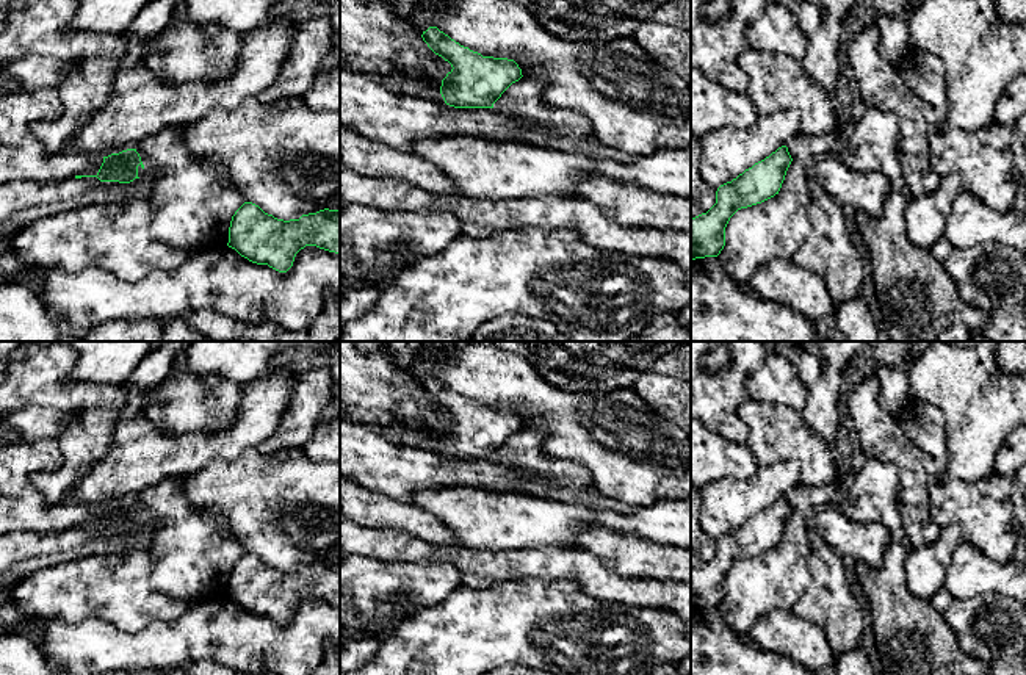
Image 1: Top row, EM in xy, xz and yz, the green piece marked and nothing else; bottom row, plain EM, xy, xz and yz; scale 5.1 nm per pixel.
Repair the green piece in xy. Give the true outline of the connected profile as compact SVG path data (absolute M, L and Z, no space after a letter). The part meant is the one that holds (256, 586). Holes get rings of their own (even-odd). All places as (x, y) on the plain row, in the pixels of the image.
M244 553L232 567L227 597L252 614L287 623L305 597L340 605L340 561L324 559L284 572Z

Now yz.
M786 496L746 520L716 542L716 554L691 570L691 611L717 608L725 597L725 578L741 559L779 545L793 509Z

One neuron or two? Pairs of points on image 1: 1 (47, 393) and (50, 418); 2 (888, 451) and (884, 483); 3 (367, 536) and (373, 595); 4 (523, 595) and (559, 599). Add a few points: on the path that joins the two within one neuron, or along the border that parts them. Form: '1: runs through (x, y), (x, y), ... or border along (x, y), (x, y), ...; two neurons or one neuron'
1: border along (16, 411), (57, 407), (71, 417); two neurons
2: border along (867, 458), (895, 467), (901, 486), (899, 498); two neurons
3: border along (356, 555), (406, 563); two neurons
4: runs through (533, 599), (550, 599); one neuron

